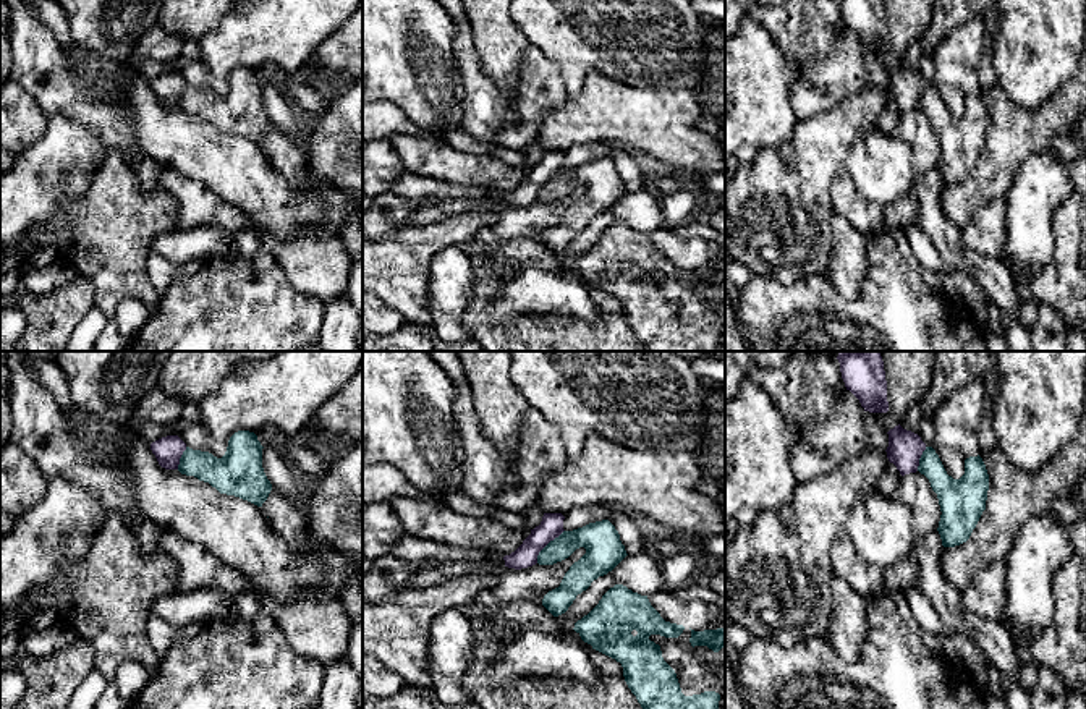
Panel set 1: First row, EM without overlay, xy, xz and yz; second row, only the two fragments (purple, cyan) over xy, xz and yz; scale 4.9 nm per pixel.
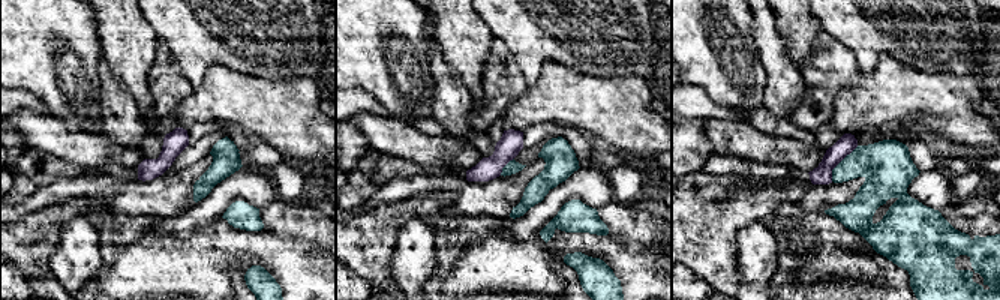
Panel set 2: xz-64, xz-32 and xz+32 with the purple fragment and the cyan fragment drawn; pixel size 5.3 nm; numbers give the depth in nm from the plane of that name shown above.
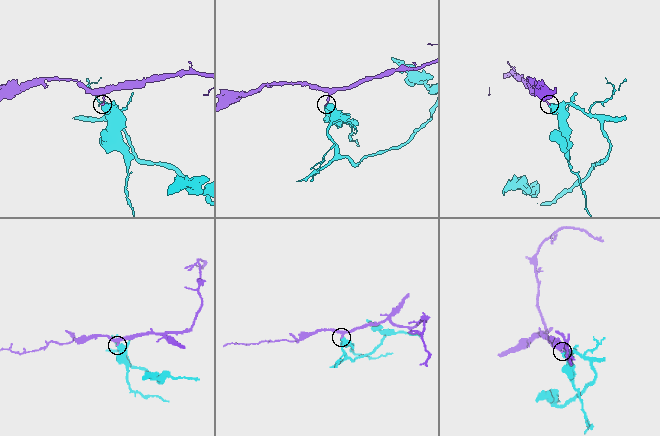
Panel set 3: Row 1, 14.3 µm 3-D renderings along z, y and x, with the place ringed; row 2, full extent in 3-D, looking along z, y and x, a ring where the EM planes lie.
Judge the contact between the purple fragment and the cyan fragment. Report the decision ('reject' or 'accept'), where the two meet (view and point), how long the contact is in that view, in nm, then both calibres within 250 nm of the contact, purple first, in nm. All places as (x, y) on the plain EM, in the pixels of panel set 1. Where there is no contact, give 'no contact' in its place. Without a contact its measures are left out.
reject | xz (546, 182) | 220 nm | 120/150 nm

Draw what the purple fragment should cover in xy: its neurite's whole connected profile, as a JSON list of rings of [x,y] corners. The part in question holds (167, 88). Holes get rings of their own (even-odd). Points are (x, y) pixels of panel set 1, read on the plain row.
[[[167,73],[151,81],[159,102],[165,107],[178,107],[186,81],[178,73]]]

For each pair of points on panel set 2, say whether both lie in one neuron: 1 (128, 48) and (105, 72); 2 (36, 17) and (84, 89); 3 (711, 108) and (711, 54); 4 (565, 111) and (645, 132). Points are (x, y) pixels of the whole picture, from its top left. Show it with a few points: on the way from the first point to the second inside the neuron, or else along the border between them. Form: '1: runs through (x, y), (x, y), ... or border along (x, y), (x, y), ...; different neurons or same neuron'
1: border along (102, 57), (113, 75), (132, 95); different neurons
2: runs through (38, 35), (66, 71); same neuron
3: border along (687, 84), (700, 87), (714, 101), (736, 111); different neurons
4: runs through (585, 111), (616, 111), (625, 120); same neuron

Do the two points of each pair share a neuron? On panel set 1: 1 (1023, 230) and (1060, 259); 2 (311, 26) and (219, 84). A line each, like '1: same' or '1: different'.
1: different
2: same

